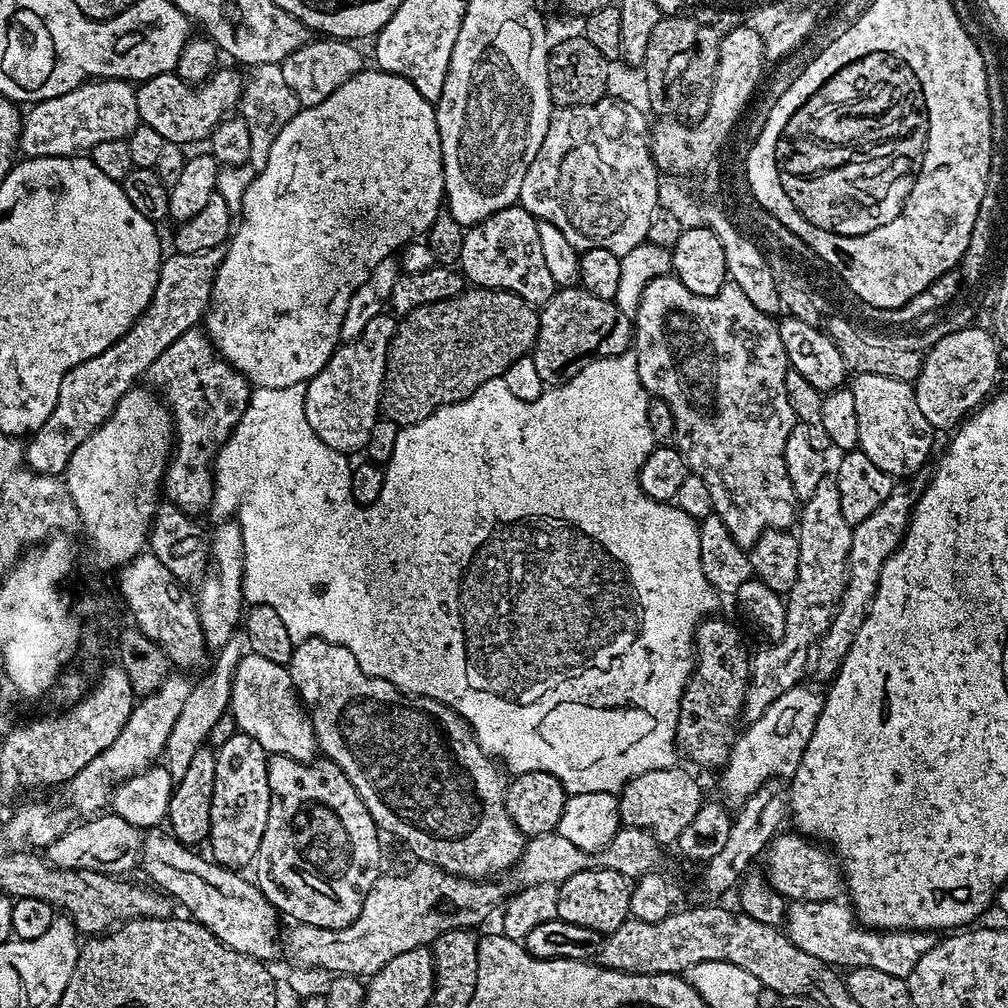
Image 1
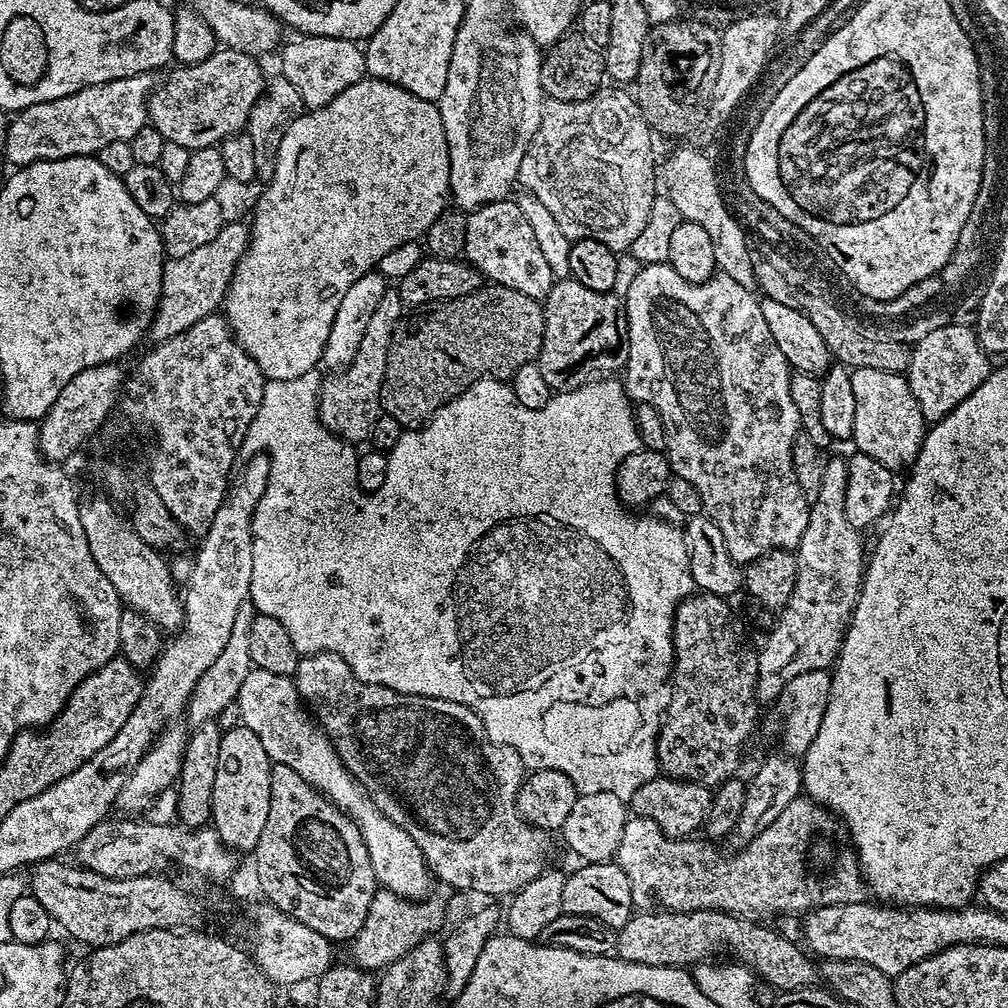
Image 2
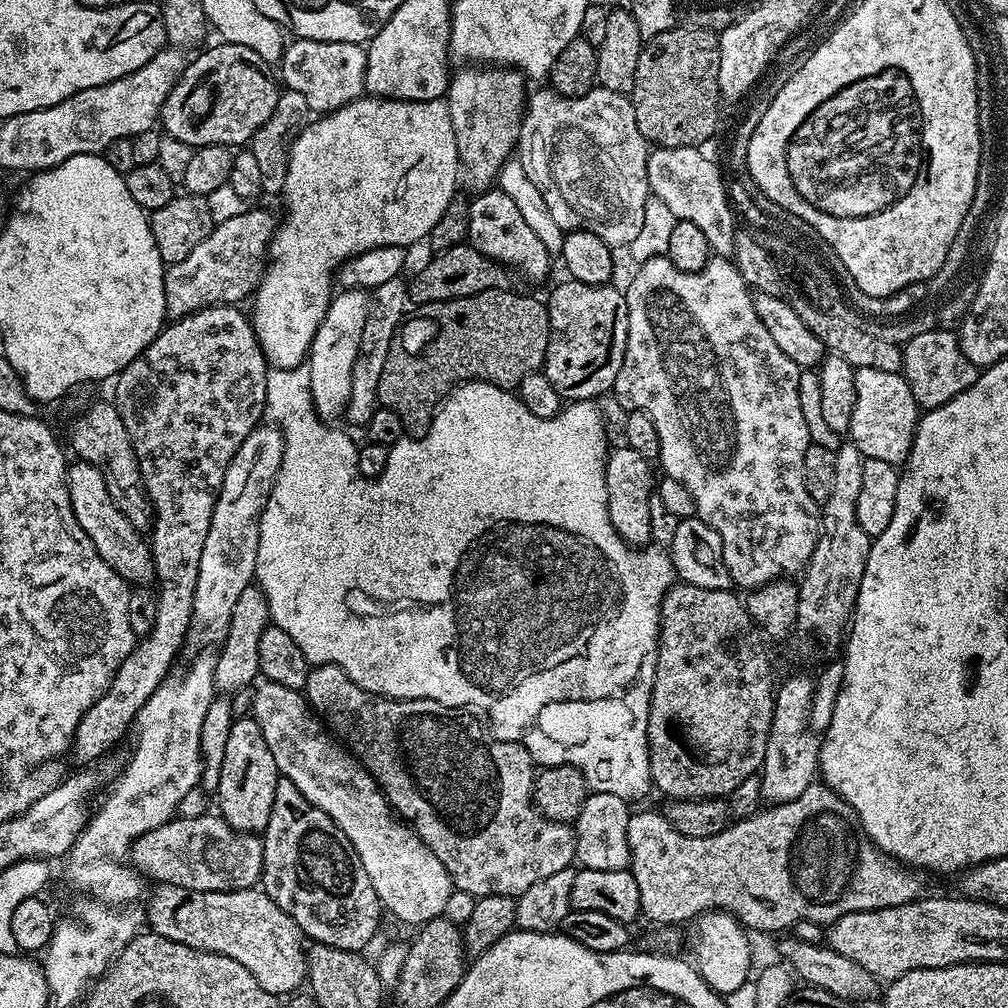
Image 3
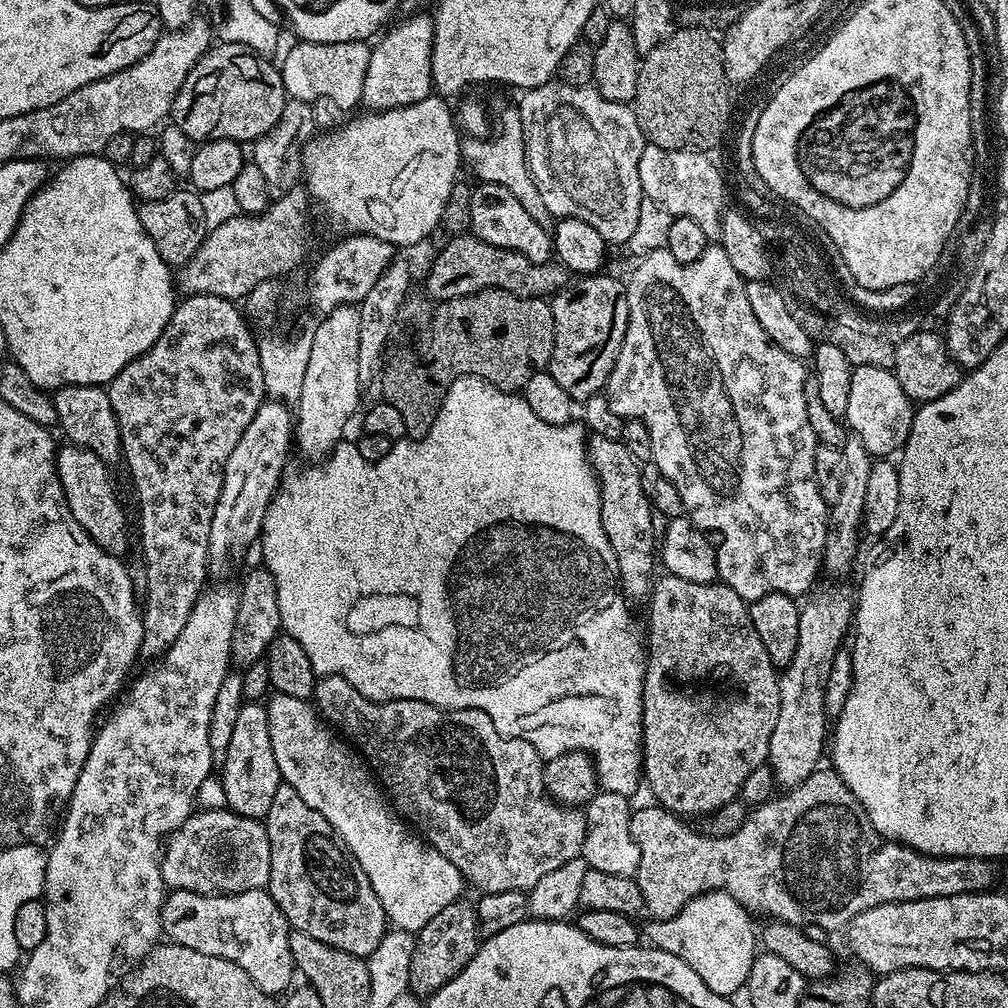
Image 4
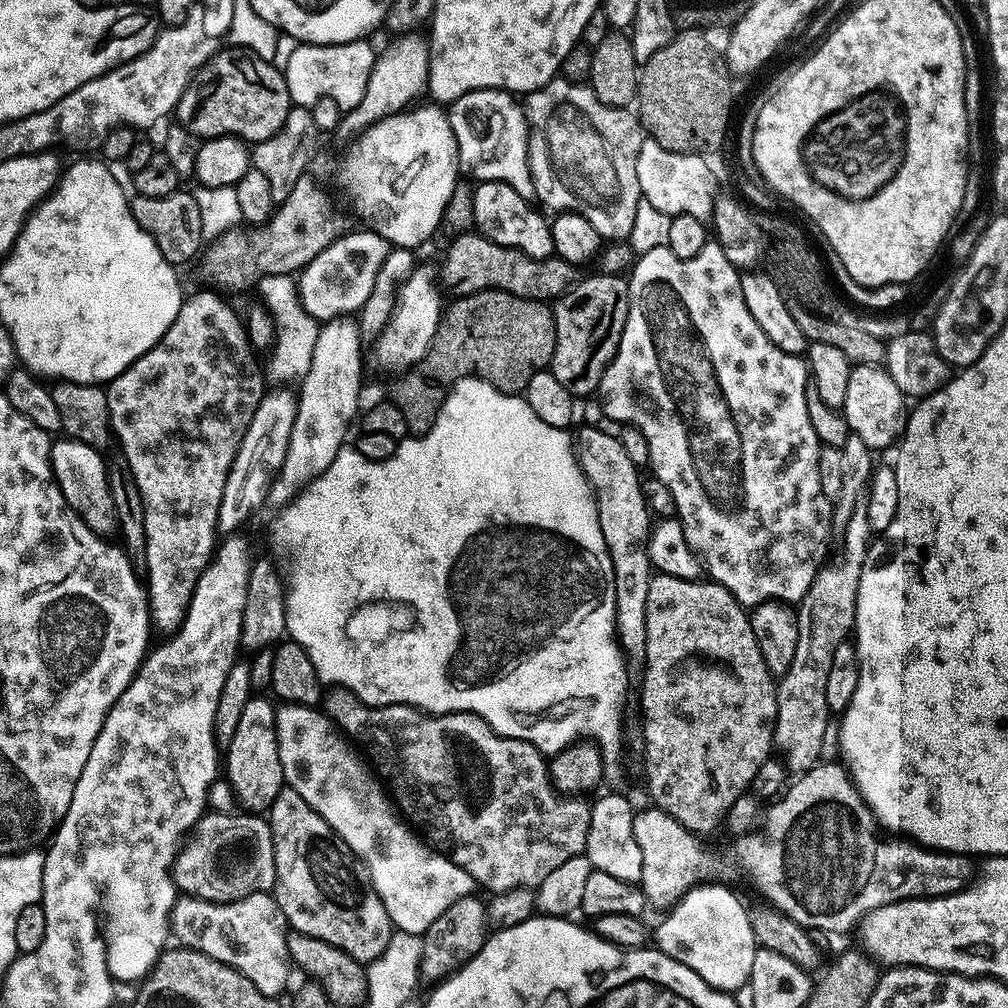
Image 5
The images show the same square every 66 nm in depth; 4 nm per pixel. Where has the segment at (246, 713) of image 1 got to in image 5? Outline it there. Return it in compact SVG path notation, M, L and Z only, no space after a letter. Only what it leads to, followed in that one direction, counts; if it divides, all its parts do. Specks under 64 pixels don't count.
M284 704L277 707L276 741L278 756L282 758L285 785L295 790L365 864L372 885L382 898L395 929L422 936L448 906L453 905L458 898L473 895L477 887L476 880L470 878L470 874L466 874L466 870L459 868L451 858L437 852L427 839L421 838L405 823L401 813L394 807L385 785L378 779L377 773L353 747L349 737L335 727L319 707L306 704Z

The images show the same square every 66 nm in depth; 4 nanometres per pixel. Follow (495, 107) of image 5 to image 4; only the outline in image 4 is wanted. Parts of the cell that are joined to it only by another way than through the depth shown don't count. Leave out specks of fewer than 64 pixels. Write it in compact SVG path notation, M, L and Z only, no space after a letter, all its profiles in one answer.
M515 107L508 108L504 112L504 125L500 128L500 133L489 135L487 138L468 138L462 144L462 156L472 167L472 172L477 177L477 181L485 184L497 184L506 186L518 202L522 202L526 214L538 222L538 226L551 229L554 224L554 218L550 210L546 210L546 202L542 202L542 194L538 194L538 186L528 169L528 159L524 149L524 127L520 121L520 113Z

